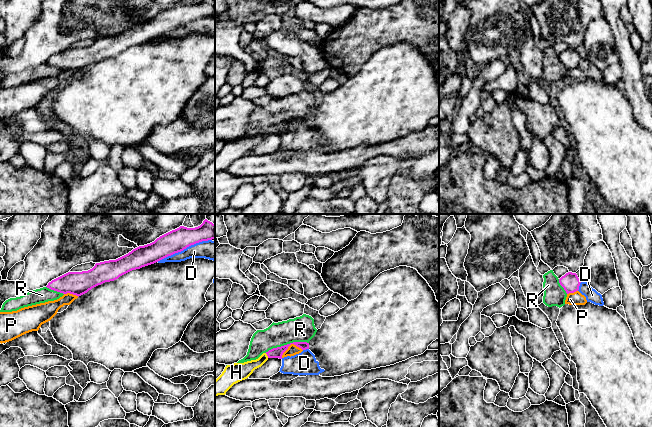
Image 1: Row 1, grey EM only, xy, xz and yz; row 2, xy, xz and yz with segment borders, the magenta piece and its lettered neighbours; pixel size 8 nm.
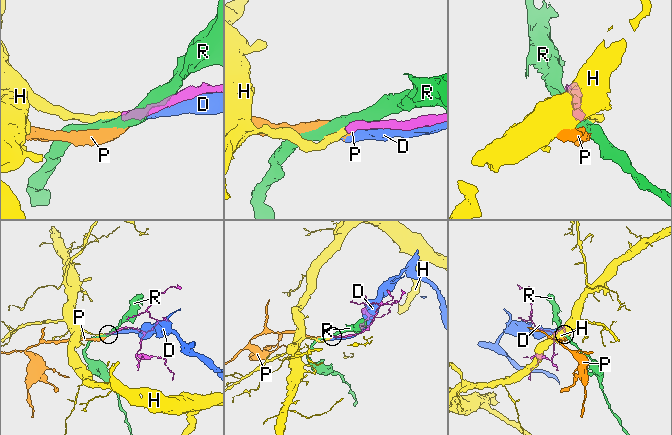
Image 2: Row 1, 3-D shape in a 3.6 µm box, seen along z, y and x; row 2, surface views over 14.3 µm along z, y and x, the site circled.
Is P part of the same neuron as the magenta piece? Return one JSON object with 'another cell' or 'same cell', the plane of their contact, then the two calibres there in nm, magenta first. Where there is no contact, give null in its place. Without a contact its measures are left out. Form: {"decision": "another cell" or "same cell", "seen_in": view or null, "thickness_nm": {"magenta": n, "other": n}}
{"decision": "another cell", "seen_in": "xz", "thickness_nm": {"magenta": 80, "other": 90}}

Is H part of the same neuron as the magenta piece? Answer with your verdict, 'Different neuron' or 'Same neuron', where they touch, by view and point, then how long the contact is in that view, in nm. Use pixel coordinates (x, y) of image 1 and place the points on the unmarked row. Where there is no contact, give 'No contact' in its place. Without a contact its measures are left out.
Same neuron. Touches magenta at xz (267, 131). Shared border 50 nm

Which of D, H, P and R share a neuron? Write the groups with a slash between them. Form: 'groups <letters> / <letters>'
groups D P / H / R

